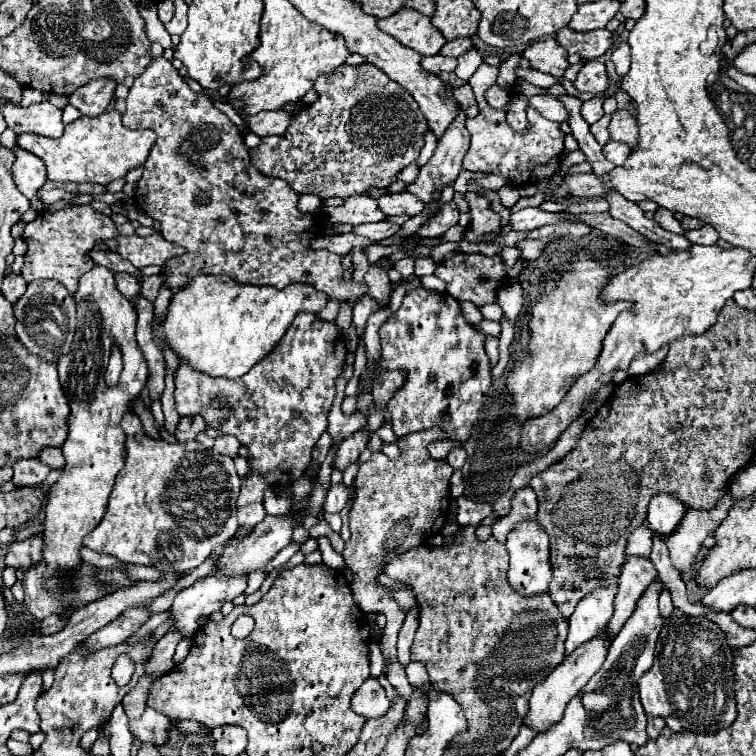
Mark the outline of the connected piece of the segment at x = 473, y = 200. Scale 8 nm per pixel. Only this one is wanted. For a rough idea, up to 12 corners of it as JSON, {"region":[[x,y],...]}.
{"region":[[464,194],[472,220],[464,240],[482,244],[502,236],[490,198]]}

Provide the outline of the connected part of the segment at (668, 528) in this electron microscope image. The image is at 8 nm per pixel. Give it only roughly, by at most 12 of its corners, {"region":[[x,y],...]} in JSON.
{"region":[[656,494],[648,504],[648,524],[670,534],[686,506],[670,494]]}

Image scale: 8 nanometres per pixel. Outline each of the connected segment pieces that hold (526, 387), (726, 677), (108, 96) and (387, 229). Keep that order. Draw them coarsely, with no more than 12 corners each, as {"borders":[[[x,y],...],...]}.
{"borders":[[[576,248],[532,308],[530,358],[506,380],[512,416],[554,410],[594,368],[622,302],[610,266]],[[670,616],[638,680],[648,716],[714,734],[736,720],[734,650]],[[98,78],[70,94],[84,116],[98,116],[114,98],[114,80]],[[390,222],[356,224],[352,234],[382,242],[400,226]]]}

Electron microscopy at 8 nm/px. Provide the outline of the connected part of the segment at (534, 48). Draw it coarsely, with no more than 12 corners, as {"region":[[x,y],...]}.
{"region":[[554,38],[526,46],[532,68],[562,78],[566,56]]}

